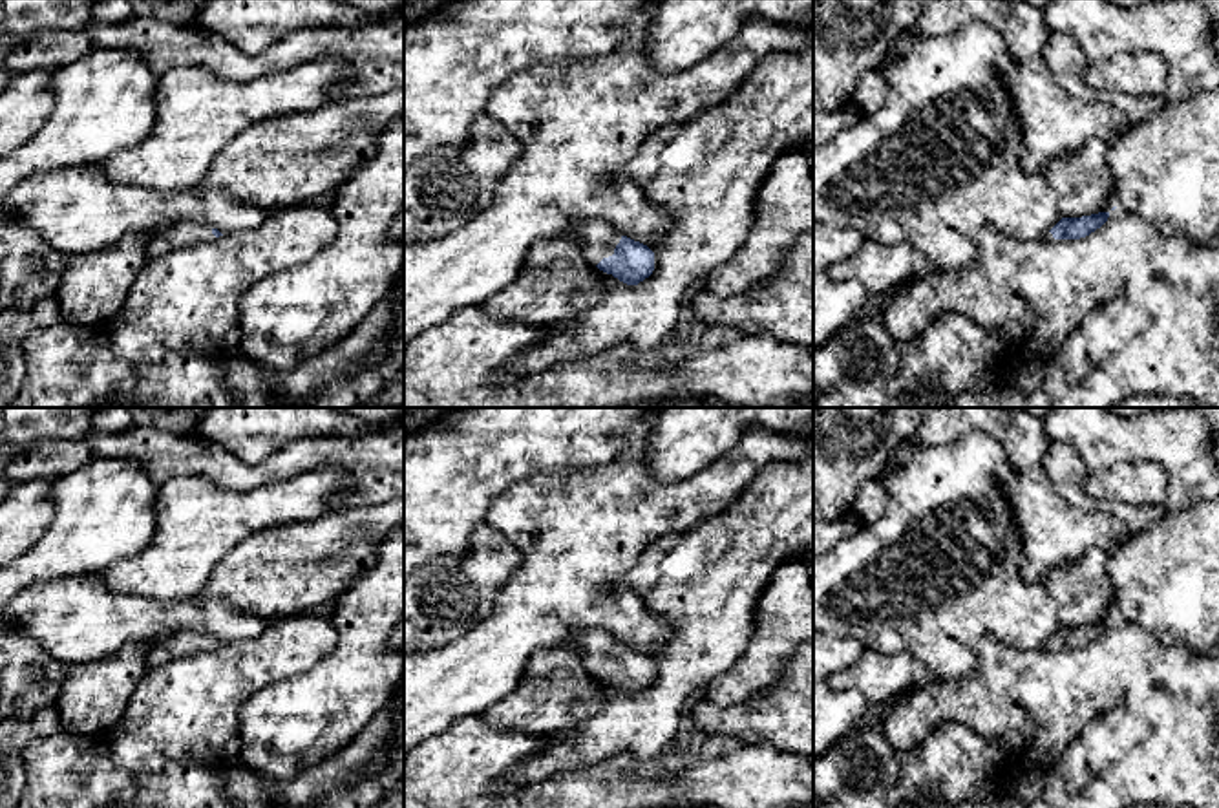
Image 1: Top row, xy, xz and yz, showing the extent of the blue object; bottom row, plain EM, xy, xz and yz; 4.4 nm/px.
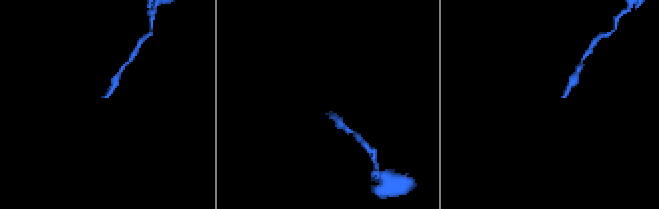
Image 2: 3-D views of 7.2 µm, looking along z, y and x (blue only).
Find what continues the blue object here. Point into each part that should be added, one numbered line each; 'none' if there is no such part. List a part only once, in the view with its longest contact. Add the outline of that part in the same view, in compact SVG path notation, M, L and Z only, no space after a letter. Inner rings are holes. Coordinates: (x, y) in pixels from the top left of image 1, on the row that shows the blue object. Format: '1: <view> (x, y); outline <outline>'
1: xz (598, 240); outline M587 219L578 225L578 232L570 238L576 241L592 265L614 254L621 234L609 223L599 219Z

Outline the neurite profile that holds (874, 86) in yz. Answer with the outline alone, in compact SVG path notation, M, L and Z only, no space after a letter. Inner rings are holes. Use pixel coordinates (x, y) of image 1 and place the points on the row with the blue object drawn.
M881 68L870 69L861 77L850 104L861 115L875 112L885 102L888 91L890 91L890 80L886 73Z

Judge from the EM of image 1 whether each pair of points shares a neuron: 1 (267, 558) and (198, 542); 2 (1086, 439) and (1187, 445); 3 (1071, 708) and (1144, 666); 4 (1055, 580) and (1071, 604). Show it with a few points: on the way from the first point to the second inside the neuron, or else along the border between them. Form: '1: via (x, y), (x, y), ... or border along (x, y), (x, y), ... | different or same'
1: border along (271, 529), (238, 542), (214, 567), (207, 584) | different
2: via (1112, 437), (1161, 437) | same
3: via (1090, 690), (1113, 666), (1126, 666) | same
4: via (1060, 585), (1071, 598) | same

